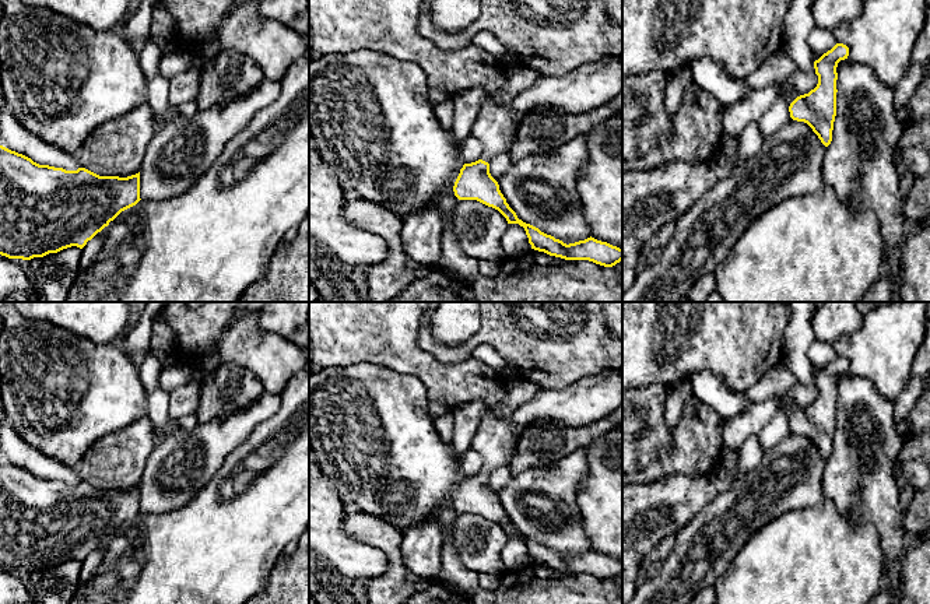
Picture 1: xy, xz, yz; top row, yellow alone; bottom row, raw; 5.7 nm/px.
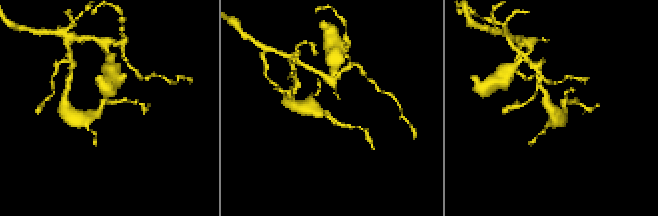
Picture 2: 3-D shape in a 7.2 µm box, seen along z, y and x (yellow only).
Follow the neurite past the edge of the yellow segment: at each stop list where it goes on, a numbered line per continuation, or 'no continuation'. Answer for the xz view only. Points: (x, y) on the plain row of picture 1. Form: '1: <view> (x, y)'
1: xz (592, 399)

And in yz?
1: yz (737, 429)

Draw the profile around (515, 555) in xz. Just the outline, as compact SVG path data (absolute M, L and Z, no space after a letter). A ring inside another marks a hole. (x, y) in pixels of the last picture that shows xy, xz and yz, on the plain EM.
M519 537L508 538L508 542L501 552L501 559L505 563L506 570L519 570L531 563L526 544Z

